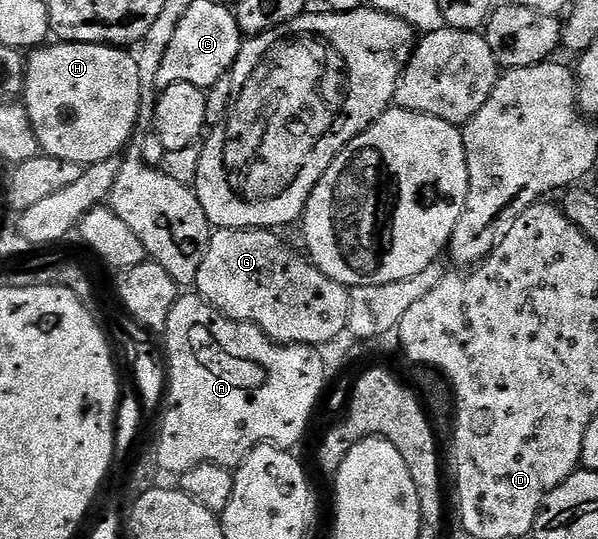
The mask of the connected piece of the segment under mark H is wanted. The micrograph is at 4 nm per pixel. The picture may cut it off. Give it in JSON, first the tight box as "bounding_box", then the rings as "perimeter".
{"bounding_box":[21,43,141,166],"perimeter":[[[54,43],[34,49],[26,57],[23,74],[21,103],[27,109],[42,155],[84,166],[116,159],[130,143],[137,122],[141,82],[136,57],[122,47],[109,44]]]}

